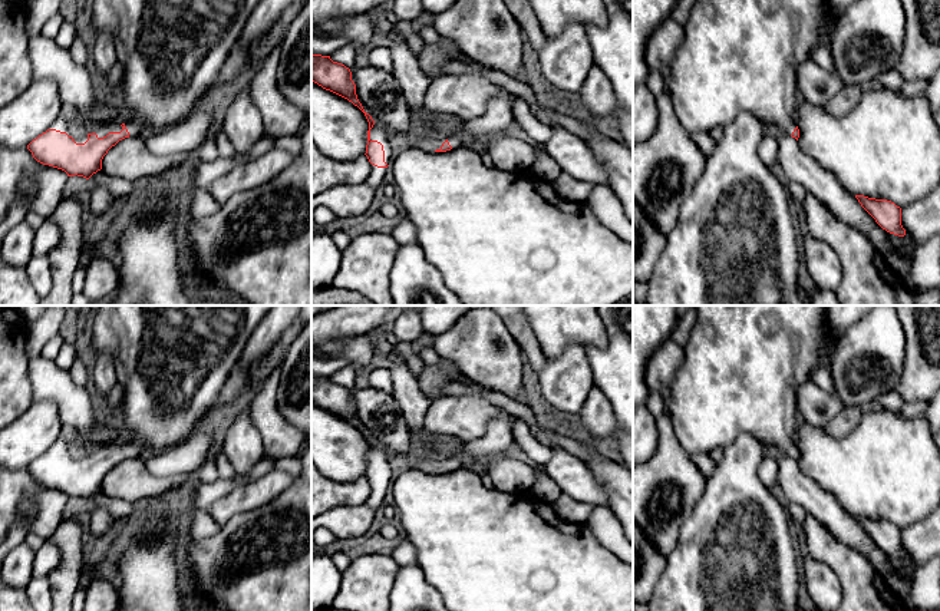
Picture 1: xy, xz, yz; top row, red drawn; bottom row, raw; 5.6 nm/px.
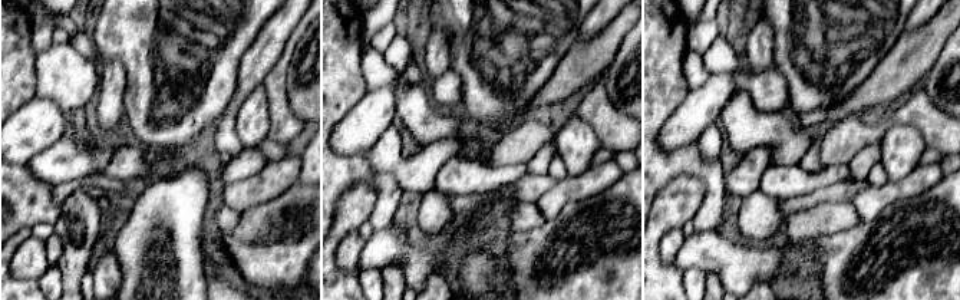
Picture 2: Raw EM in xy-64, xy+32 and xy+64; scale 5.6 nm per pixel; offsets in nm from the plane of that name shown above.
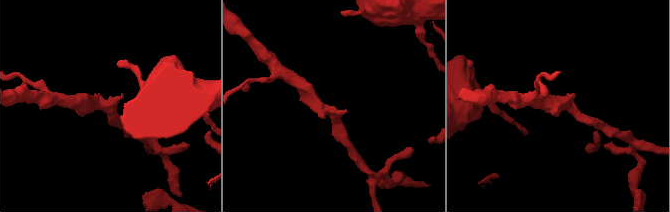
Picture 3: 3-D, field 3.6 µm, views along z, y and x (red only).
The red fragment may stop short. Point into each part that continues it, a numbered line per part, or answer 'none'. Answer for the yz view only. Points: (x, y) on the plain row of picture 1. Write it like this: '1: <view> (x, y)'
1: yz (742, 367)

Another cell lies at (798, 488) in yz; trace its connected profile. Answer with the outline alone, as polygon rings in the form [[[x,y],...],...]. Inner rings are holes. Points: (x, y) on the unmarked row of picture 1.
[[[788,455],[778,459],[776,482],[789,502],[802,506],[847,546],[863,552],[894,594],[904,598],[911,592],[913,579],[903,579],[891,569],[887,552],[861,528],[854,515],[802,472],[795,459]]]

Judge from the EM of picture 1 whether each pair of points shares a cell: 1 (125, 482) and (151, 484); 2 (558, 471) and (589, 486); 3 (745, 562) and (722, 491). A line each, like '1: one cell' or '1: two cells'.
1: one cell
2: one cell
3: one cell

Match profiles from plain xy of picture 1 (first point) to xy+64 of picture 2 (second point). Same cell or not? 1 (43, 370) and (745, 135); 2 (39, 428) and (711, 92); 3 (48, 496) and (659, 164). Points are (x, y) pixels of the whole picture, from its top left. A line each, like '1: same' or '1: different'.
1: same
2: same
3: same

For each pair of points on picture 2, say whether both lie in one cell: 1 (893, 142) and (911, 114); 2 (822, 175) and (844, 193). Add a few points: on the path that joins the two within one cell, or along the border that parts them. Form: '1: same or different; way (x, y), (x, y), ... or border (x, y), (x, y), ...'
1: different; border (888, 122), (910, 124), (927, 147)
2: different; border (848, 174), (835, 183), (825, 184), (802, 195)

